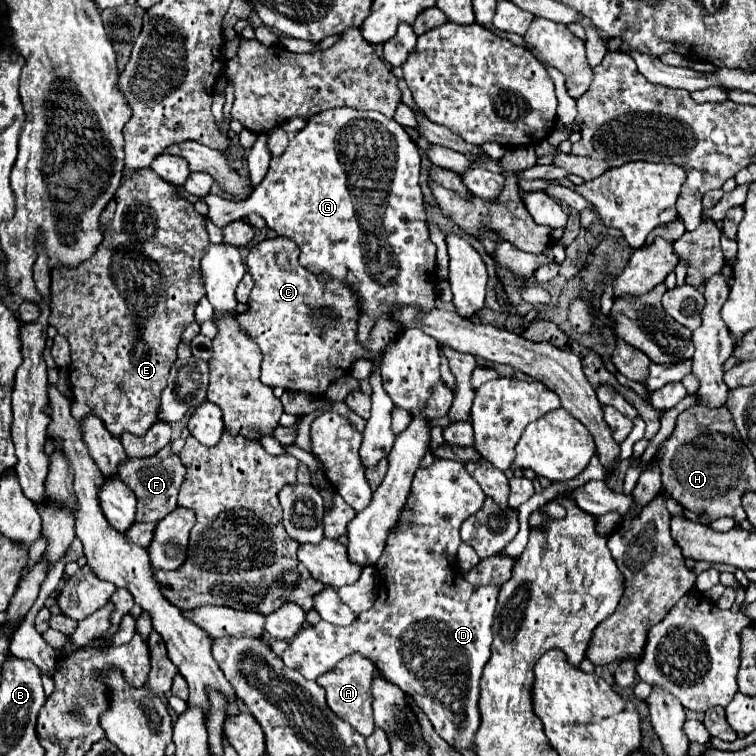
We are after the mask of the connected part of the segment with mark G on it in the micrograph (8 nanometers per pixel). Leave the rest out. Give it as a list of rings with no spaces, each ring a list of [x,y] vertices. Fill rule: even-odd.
[[[341,107],[341,109],[327,109],[323,113],[317,113],[315,117],[309,117],[307,119],[307,125],[289,141],[289,147],[287,151],[281,155],[281,157],[273,157],[271,159],[271,165],[269,165],[269,171],[265,175],[265,179],[251,191],[251,195],[243,201],[229,201],[229,199],[223,199],[219,195],[205,195],[201,201],[207,203],[209,207],[209,217],[211,221],[217,225],[217,227],[223,227],[227,225],[229,221],[235,221],[235,219],[243,219],[247,217],[249,213],[257,213],[261,215],[265,221],[267,221],[267,227],[277,231],[277,235],[283,235],[283,237],[289,237],[293,239],[299,249],[301,249],[301,265],[305,269],[309,269],[311,273],[315,273],[319,279],[323,281],[331,281],[331,279],[337,279],[337,281],[345,281],[347,273],[353,273],[357,279],[359,279],[359,291],[357,291],[357,307],[359,307],[359,325],[357,325],[357,337],[359,337],[359,343],[369,351],[369,345],[371,345],[371,333],[375,329],[375,323],[385,317],[387,321],[395,323],[399,327],[399,331],[395,333],[395,337],[391,341],[387,341],[387,345],[383,347],[383,351],[379,351],[377,355],[369,357],[371,361],[371,377],[369,377],[369,383],[373,387],[373,393],[371,393],[371,399],[373,399],[373,407],[371,407],[371,417],[367,419],[367,427],[365,427],[365,433],[363,433],[363,445],[359,449],[359,455],[361,455],[361,461],[365,467],[373,467],[377,465],[383,457],[389,455],[389,451],[393,449],[393,443],[395,443],[395,435],[391,431],[391,411],[393,411],[393,401],[391,397],[387,397],[387,391],[383,389],[383,379],[381,379],[381,361],[383,361],[383,353],[387,353],[387,349],[395,343],[395,339],[405,331],[403,325],[399,323],[399,319],[393,317],[393,309],[395,307],[403,307],[403,305],[415,305],[419,307],[421,311],[431,311],[435,309],[435,281],[437,281],[437,275],[435,275],[435,253],[437,253],[437,247],[435,243],[429,239],[429,229],[427,229],[427,215],[425,215],[425,207],[423,207],[423,193],[421,193],[421,187],[419,187],[419,151],[417,151],[417,145],[411,141],[411,137],[407,135],[407,131],[395,121],[395,119],[389,119],[385,117],[383,113],[379,111],[355,111],[355,109],[347,109],[347,107]]]

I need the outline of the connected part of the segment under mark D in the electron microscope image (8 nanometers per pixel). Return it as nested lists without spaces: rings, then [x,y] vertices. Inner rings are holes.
[[[435,459],[429,467],[419,467],[407,503],[401,509],[399,521],[389,531],[383,555],[375,563],[381,577],[381,587],[371,609],[363,611],[351,625],[339,627],[327,621],[305,627],[289,641],[289,647],[281,655],[283,663],[299,671],[305,679],[315,681],[323,673],[331,671],[343,657],[361,653],[367,657],[389,681],[409,693],[417,705],[427,713],[435,731],[455,751],[475,749],[475,733],[479,729],[479,679],[485,663],[491,655],[491,621],[497,603],[497,587],[473,587],[465,575],[457,569],[455,555],[461,545],[459,527],[475,511],[481,509],[485,493],[479,483],[467,473],[465,465],[451,459]]]

